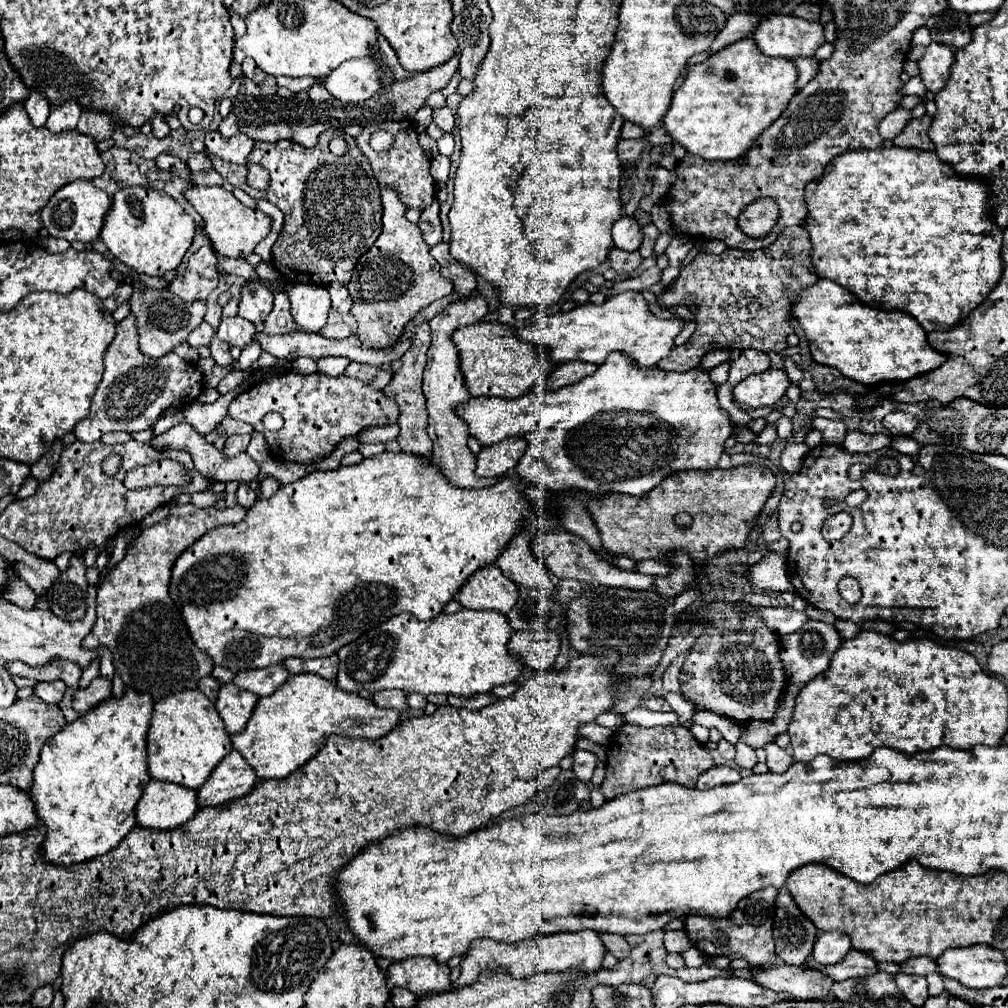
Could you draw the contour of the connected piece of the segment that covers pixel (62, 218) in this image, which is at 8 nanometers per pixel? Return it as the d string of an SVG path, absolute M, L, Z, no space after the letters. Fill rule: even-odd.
M72 181L64 185L60 191L52 195L48 205L42 209L42 223L48 235L62 237L66 241L80 241L80 243L92 243L98 239L100 229L104 225L104 217L112 205L112 199L96 189L90 181Z

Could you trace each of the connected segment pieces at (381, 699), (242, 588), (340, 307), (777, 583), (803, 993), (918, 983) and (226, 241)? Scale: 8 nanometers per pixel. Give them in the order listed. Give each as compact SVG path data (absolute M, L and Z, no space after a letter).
M376 691L370 701L376 703L376 707L382 707L382 709L396 709L396 711L408 709L404 691Z
M382 453L370 459L364 459L358 465L352 467L338 467L332 471L314 471L306 477L280 485L280 489L268 497L256 501L250 511L246 513L244 521L228 527L218 527L202 535L194 547L188 547L172 567L172 579L170 579L170 595L180 609L180 615L188 627L188 633L192 635L192 641L200 651L208 653L208 657L214 661L214 665L226 667L234 673L246 671L246 669L262 669L276 663L282 663L288 657L300 657L300 659L314 659L314 657L328 657L336 653L340 647L344 647L350 641L356 641L360 635L364 635L368 629L374 629L382 625L386 619L398 615L398 613L412 613L418 619L432 619L442 613L442 607L454 597L454 593L460 589L462 583L480 567L490 565L496 561L496 557L502 553L502 549L508 545L508 541L514 537L514 533L520 531L522 521L536 521L534 519L534 507L524 499L524 491L518 487L524 485L518 477L506 475L502 481L488 489L460 489L452 487L440 471L426 463L422 457L408 455L408 453Z
M334 282L329 284L327 289L332 308L336 309L336 311L340 311L340 313L348 313L348 311L352 309L352 299L350 299L350 295L348 295L346 285Z
M766 553L766 557L758 565L750 567L748 579L760 589L794 591L786 575L786 557L782 553Z
M778 965L772 969L752 969L754 983L770 991L790 993L796 999L828 999L832 979L818 971L794 965Z
M898 973L898 975L896 975L896 983L898 983L900 991L904 993L904 997L906 997L914 1007L922 1007L922 1005L926 1003L926 999L930 997L924 977Z
M190 187L184 191L186 201L196 209L204 221L204 229L214 245L214 251L226 257L244 259L254 251L254 247L270 233L270 217L258 209L244 207L230 191L222 187Z

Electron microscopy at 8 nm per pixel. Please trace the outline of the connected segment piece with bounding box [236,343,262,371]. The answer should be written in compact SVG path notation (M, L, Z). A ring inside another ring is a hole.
M256 343L244 347L244 349L242 349L242 355L240 355L240 359L238 359L238 367L236 367L236 369L238 369L238 371L248 369L248 367L258 359L260 353L262 353L262 349L260 349Z

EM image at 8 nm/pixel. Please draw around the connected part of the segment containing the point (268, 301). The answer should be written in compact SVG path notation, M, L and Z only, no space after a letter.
M248 281L240 293L238 315L252 323L262 323L272 311L272 299L274 295L268 287L258 281Z

